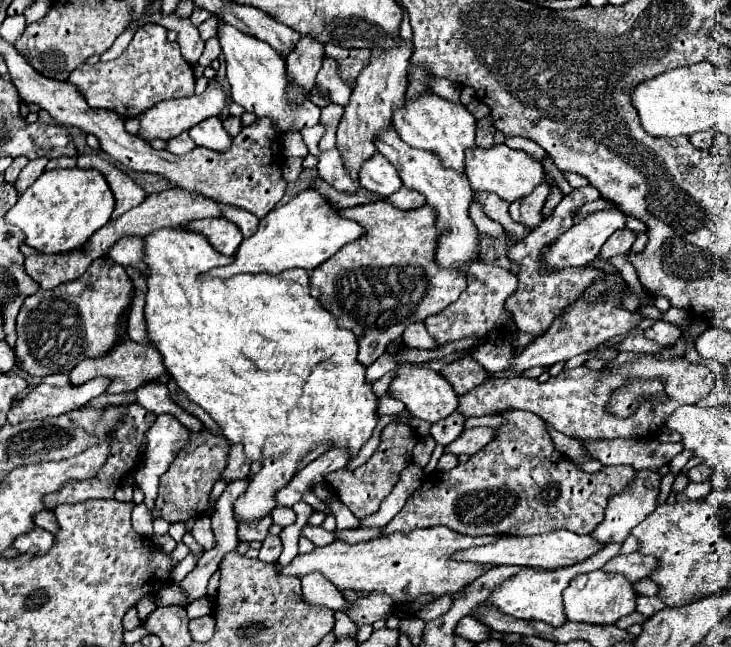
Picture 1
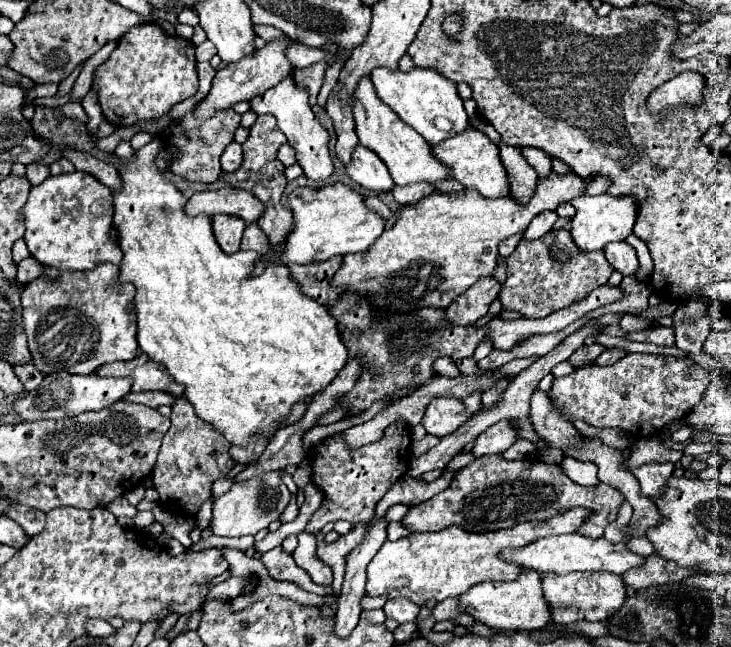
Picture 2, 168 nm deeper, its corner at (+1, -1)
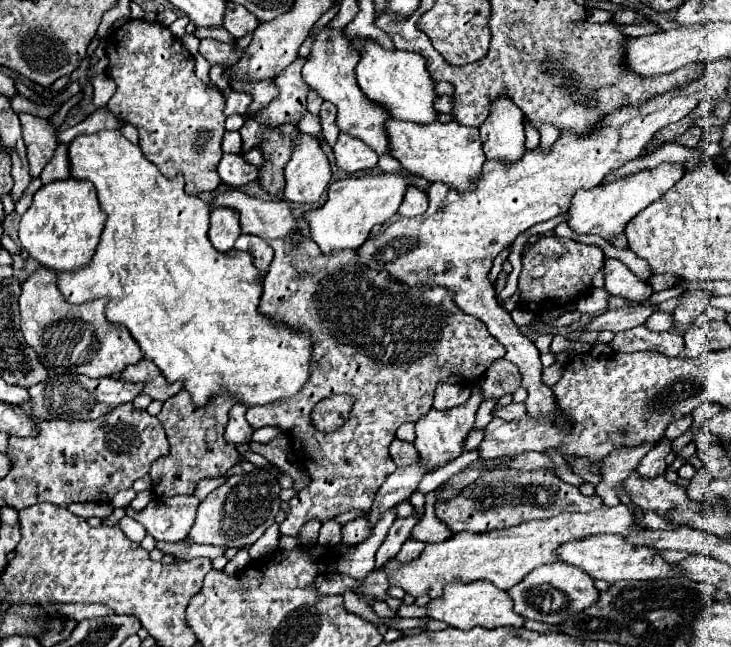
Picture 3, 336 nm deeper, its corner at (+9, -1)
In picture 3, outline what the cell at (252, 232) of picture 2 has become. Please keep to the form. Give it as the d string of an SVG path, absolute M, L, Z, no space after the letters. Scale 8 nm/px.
M241 234L237 238L235 248L237 250L245 250L245 252L249 252L253 256L253 262L259 268L261 280L263 280L267 276L271 260L273 260L273 248L265 240L259 240L257 236L247 236L247 234Z

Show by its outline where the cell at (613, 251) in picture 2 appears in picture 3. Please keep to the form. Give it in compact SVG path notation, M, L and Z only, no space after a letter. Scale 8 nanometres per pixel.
M605 260L605 290L611 296L621 296L629 302L645 302L653 294L651 286L641 282L619 260Z

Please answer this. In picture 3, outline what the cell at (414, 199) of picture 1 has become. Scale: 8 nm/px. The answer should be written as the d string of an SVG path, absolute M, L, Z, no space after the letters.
M409 188L409 192L405 194L403 204L399 206L399 214L407 216L407 218L413 218L413 216L423 214L427 210L427 206L429 206L427 192L417 190L417 188Z

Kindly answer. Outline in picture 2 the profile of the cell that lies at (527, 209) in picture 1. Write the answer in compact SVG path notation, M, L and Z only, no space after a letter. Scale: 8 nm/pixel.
M503 142L499 144L499 148L501 148L503 166L505 166L505 170L509 174L509 180L511 180L511 198L515 198L519 204L527 204L535 194L539 176L525 162L525 158L521 156L519 148L507 146Z

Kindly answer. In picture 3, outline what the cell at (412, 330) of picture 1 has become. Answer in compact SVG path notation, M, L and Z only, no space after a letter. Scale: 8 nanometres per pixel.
M439 384L439 388L435 390L433 408L435 410L449 410L453 406L463 404L469 396L471 396L471 390L463 390L457 384Z

